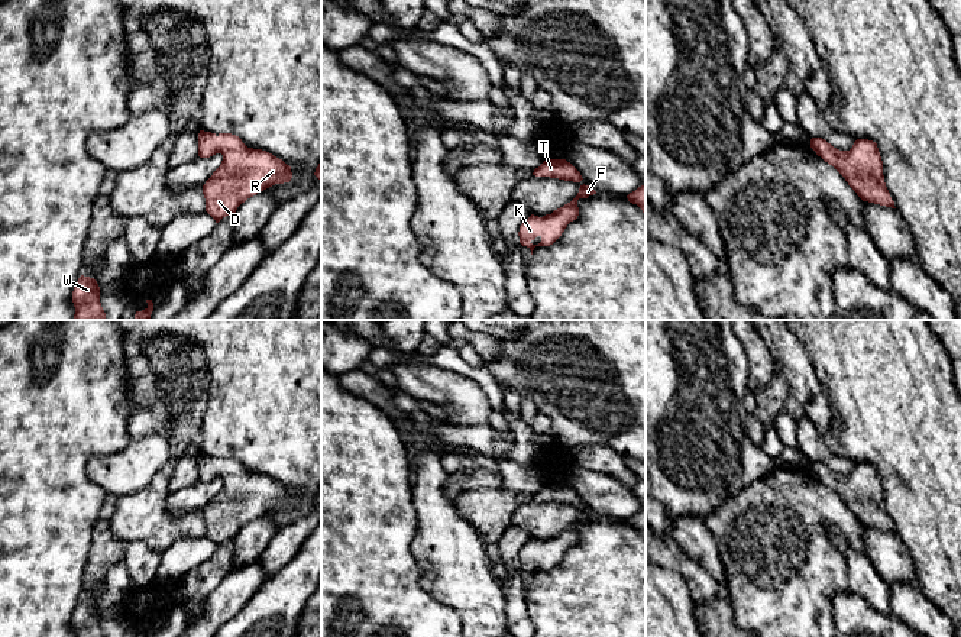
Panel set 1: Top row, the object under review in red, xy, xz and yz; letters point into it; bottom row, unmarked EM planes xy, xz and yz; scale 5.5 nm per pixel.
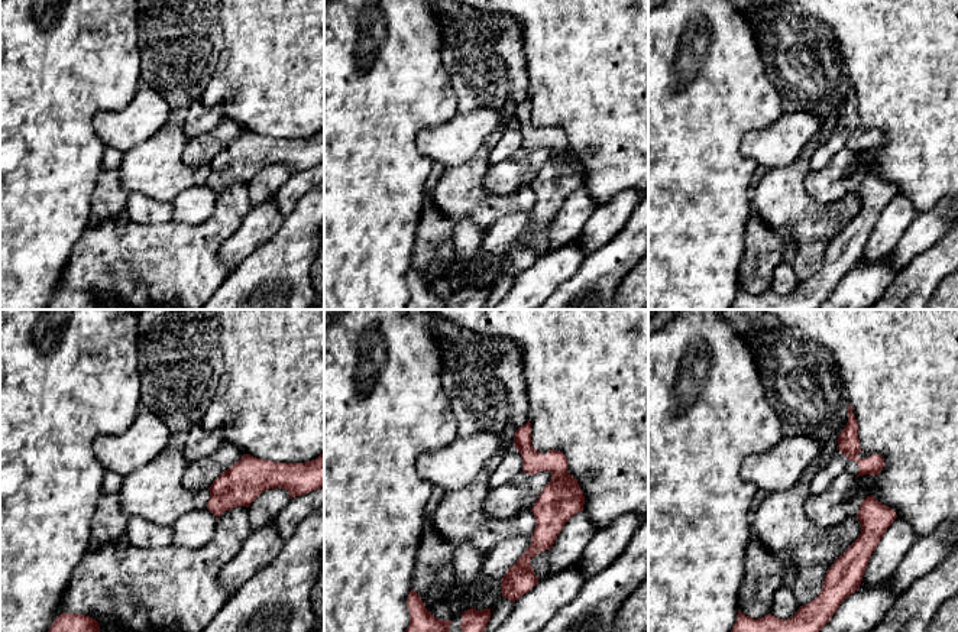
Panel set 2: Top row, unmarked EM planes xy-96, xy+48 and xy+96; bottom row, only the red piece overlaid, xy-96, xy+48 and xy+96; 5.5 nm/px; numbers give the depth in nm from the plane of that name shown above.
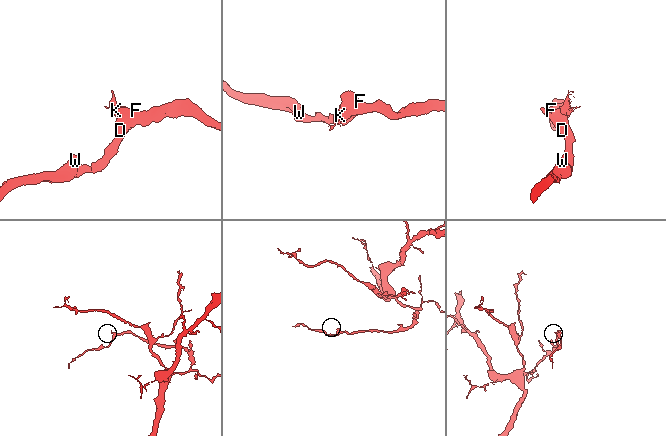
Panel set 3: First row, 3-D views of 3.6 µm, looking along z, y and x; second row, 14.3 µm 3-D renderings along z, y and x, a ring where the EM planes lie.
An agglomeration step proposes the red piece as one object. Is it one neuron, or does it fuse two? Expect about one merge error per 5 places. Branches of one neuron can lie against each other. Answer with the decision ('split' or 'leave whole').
leave whole

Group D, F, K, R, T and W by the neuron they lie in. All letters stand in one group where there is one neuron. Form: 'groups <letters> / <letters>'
groups D F K R T W

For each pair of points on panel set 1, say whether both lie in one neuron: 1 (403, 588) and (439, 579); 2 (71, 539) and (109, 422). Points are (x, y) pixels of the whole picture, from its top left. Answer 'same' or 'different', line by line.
1: different
2: same

